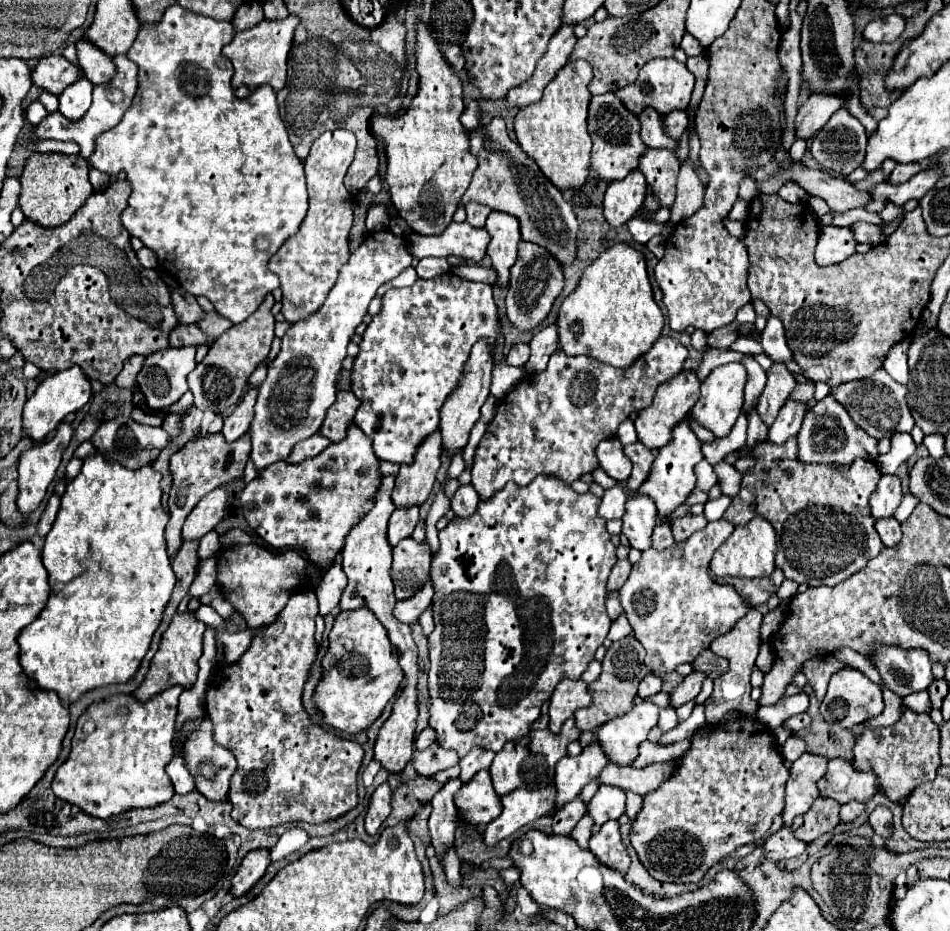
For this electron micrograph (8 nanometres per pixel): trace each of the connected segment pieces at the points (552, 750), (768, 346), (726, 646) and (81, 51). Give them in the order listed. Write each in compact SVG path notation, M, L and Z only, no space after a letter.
M568 719L562 725L560 733L550 733L548 729L532 731L530 733L530 743L526 747L522 747L520 743L506 743L506 747L494 755L494 761L492 761L492 767L490 767L490 775L492 775L492 783L494 783L496 793L506 795L514 789L542 789L542 787L548 787L554 779L556 763L568 753L566 751L568 743L576 741L578 737L580 737L580 731L576 729L574 719Z
M770 317L766 321L766 329L762 331L764 353L772 361L792 361L792 353L788 351L786 337L782 333L778 333L778 327L782 327L782 321L778 317Z
M752 607L736 625L732 631L728 631L726 635L720 635L718 639L714 639L714 643L710 645L712 653L718 655L718 657L726 657L730 667L724 675L716 677L714 679L714 691L710 695L710 705L708 705L708 699L704 703L706 707L706 721L708 723L718 723L728 711L732 709L740 709L740 711L746 711L748 717L752 717L756 711L758 711L758 703L750 699L750 675L752 675L752 669L754 669L754 661L758 657L758 649L760 649L760 635L758 635L758 629L760 629L760 623L762 623L762 615L756 607Z
M78 39L78 61L84 67L86 79L90 79L94 85L106 85L116 75L116 65L110 57L106 57L100 49L96 49L86 39Z

